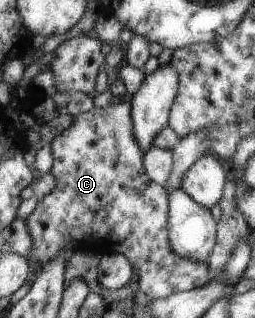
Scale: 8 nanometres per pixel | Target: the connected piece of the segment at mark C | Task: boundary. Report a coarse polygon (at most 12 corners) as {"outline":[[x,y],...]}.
{"outline":[[128,96],[49,146],[28,265],[123,254],[153,300],[205,286],[169,248]]}

